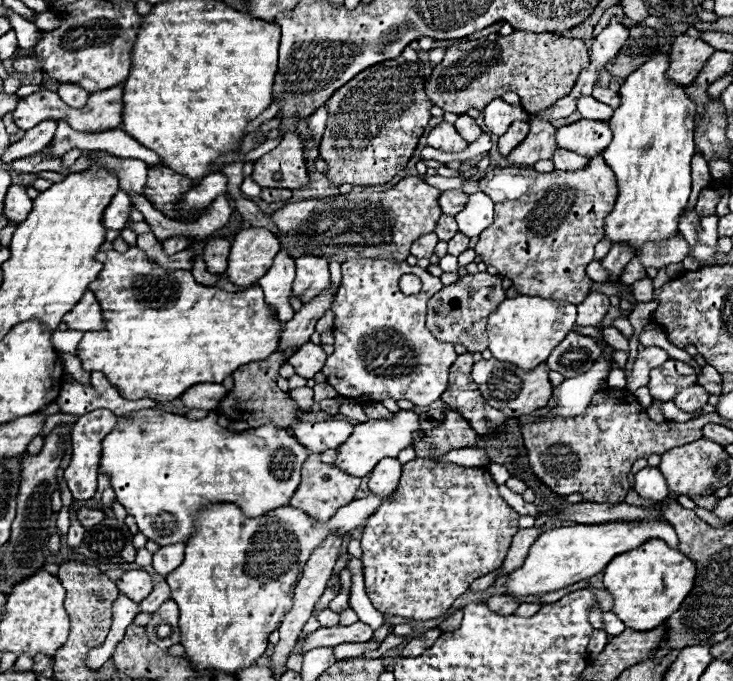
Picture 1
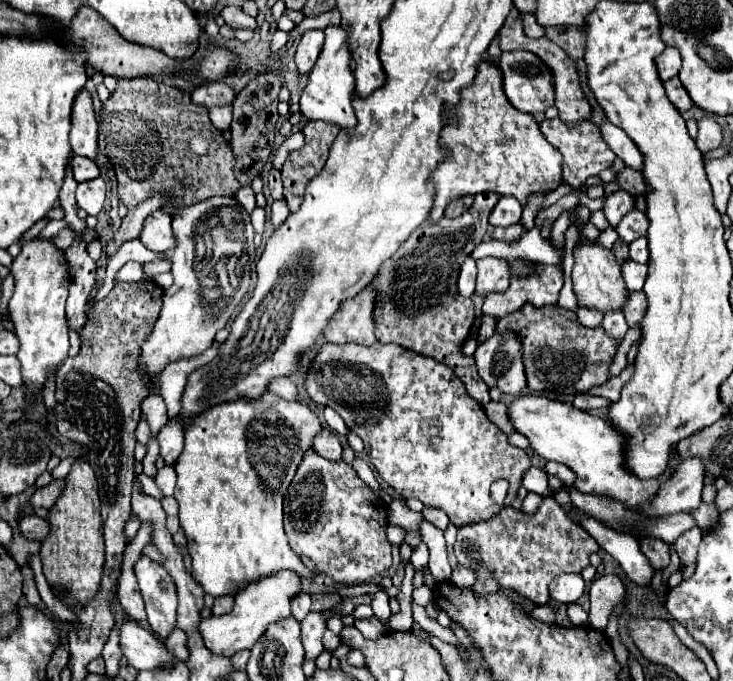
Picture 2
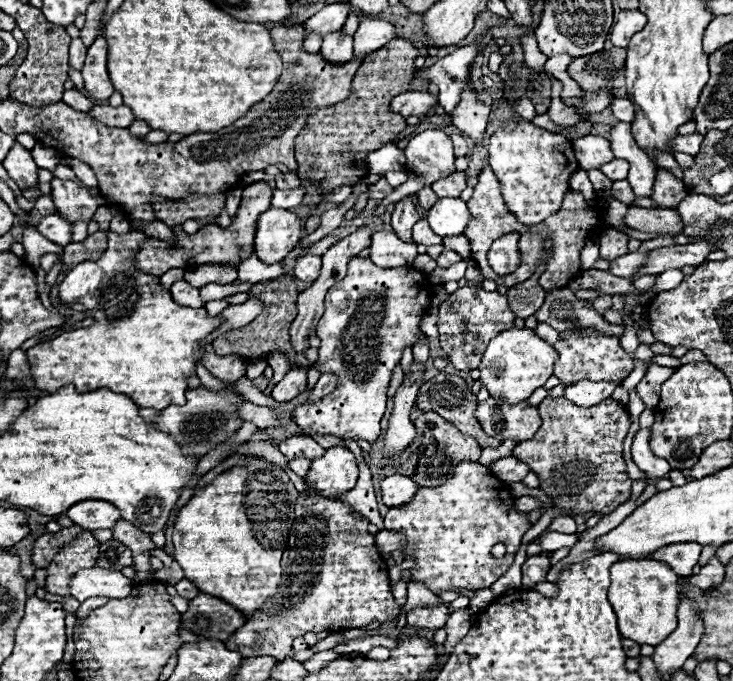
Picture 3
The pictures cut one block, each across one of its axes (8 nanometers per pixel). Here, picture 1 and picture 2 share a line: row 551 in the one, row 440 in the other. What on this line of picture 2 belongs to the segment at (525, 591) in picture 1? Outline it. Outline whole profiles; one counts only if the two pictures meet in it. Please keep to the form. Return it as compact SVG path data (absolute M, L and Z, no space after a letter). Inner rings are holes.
M520 396L516 402L510 404L508 414L514 428L530 440L530 446L536 454L540 454L546 460L554 460L568 466L576 474L576 488L580 492L598 494L598 496L608 494L610 498L628 504L628 508L636 508L644 502L652 502L660 486L674 476L680 464L680 454L676 448L672 448L668 460L670 464L664 474L650 480L642 480L634 476L626 468L628 434L614 428L610 420L594 416L590 412L582 412L572 404L548 400L542 396Z

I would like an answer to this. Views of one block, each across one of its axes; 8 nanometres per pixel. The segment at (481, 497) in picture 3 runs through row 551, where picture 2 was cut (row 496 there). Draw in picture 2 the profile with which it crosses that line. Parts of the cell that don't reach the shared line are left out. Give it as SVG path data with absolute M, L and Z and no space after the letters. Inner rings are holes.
M324 344L308 372L306 392L316 404L334 408L344 418L346 426L362 438L364 450L378 476L394 488L396 494L402 498L418 498L426 506L442 508L458 528L462 524L488 520L500 512L502 506L490 496L490 484L498 478L510 484L504 502L504 506L510 506L516 500L524 474L532 466L526 450L508 442L508 436L486 416L484 406L468 396L462 380L446 368L446 364L398 344Z

